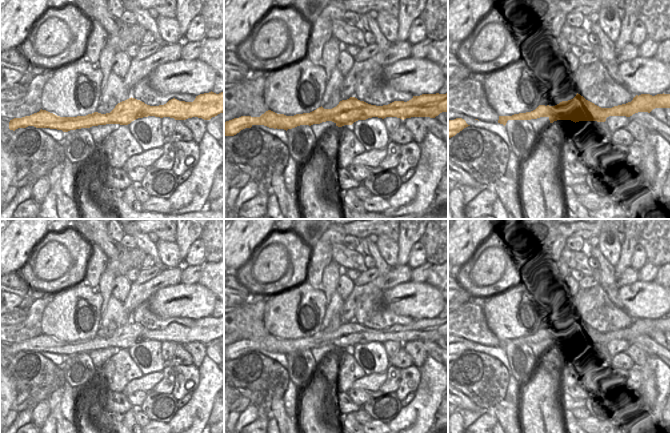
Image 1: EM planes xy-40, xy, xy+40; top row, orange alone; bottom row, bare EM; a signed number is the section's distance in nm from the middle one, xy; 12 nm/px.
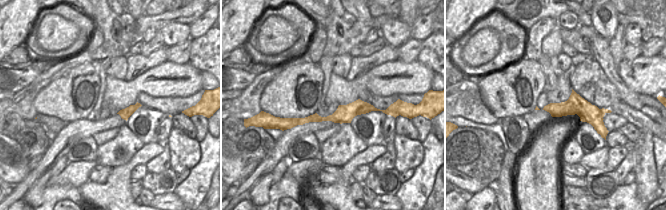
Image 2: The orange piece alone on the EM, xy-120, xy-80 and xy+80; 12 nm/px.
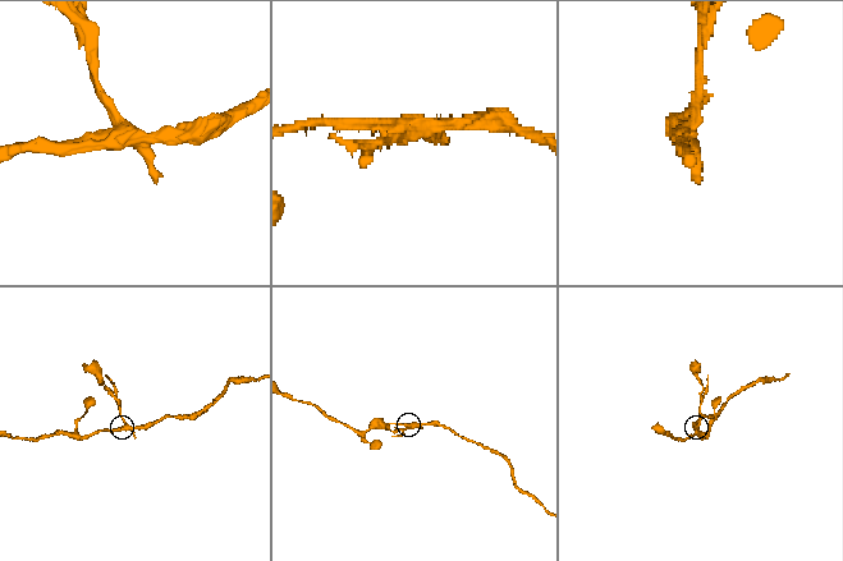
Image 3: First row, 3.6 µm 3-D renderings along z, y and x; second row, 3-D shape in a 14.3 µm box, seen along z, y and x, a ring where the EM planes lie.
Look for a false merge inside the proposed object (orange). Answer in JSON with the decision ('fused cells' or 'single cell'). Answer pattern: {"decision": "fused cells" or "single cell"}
{"decision": "fused cells"}

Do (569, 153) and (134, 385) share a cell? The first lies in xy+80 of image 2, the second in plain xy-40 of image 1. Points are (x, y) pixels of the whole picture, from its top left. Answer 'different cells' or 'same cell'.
different cells

